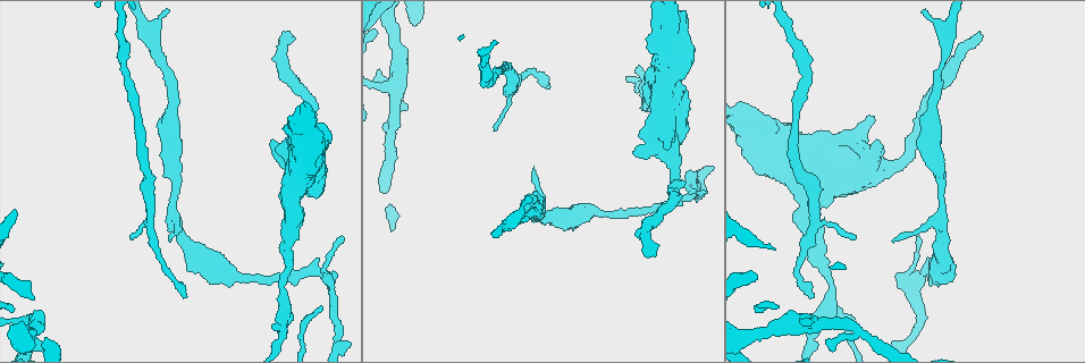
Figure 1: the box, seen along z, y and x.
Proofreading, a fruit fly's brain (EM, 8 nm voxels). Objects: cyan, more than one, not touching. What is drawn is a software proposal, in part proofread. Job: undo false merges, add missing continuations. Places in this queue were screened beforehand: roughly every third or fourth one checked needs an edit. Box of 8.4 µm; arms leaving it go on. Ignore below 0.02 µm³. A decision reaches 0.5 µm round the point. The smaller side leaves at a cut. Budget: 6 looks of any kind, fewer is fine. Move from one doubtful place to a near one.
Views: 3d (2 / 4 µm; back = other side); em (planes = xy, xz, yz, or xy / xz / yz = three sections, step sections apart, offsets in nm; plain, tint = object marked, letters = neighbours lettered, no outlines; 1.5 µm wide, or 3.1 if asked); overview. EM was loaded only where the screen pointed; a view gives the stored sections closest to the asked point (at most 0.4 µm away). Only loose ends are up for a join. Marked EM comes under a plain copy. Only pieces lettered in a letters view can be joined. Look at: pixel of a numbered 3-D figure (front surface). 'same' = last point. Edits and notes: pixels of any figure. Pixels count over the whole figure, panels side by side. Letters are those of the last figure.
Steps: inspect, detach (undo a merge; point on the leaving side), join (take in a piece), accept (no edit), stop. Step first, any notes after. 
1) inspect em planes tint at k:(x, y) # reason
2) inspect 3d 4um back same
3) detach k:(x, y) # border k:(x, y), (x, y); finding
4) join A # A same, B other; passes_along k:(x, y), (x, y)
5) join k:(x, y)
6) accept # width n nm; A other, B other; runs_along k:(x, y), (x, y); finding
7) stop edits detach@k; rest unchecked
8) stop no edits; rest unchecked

inspect 3d 2um back at 1:(547, 86) # free end

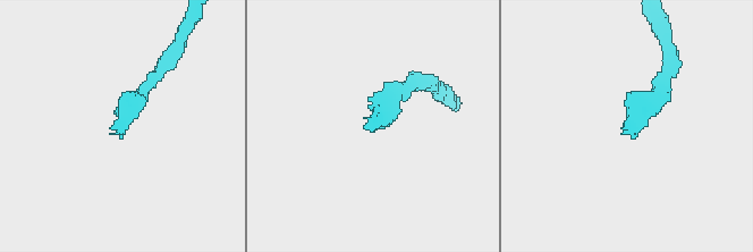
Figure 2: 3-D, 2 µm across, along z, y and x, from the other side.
inspect em xz step 4 tint at 2:(636, 134) # now the EM

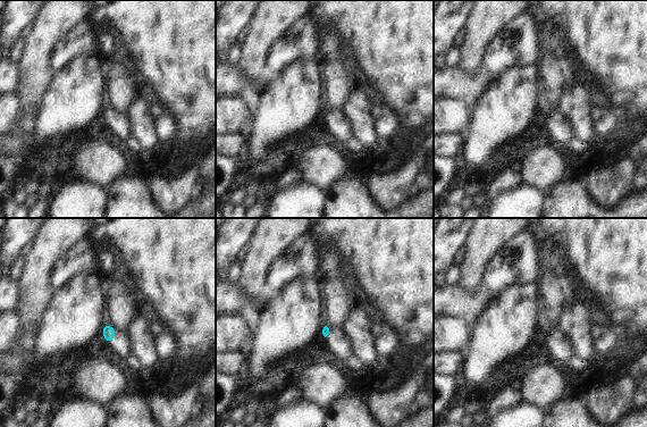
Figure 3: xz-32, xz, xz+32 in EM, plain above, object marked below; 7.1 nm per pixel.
inspect em xz step 4 letters same

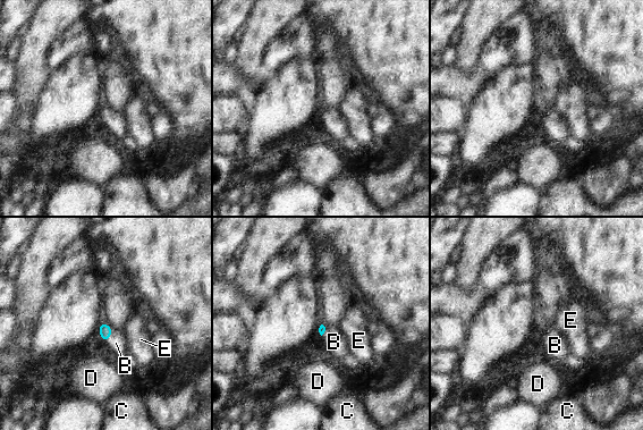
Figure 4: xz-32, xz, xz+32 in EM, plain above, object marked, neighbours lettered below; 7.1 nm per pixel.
join B # B same, C other, D other, E other; passes_along 4:(106, 331), (110, 336), (116, 343); it goes on there

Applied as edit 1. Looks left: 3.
inspect 3d 4um at 1:(395, 86) # small branch off a trunk

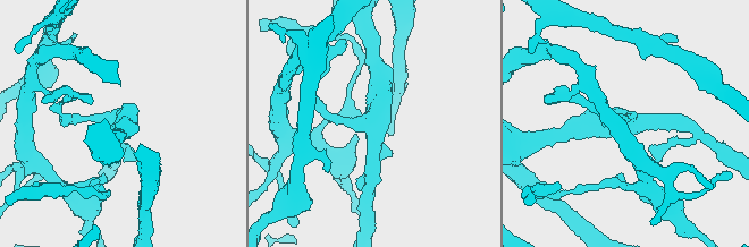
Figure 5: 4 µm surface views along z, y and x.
inspect em yz step 4 letters at 5:(372, 121) # need the tissue

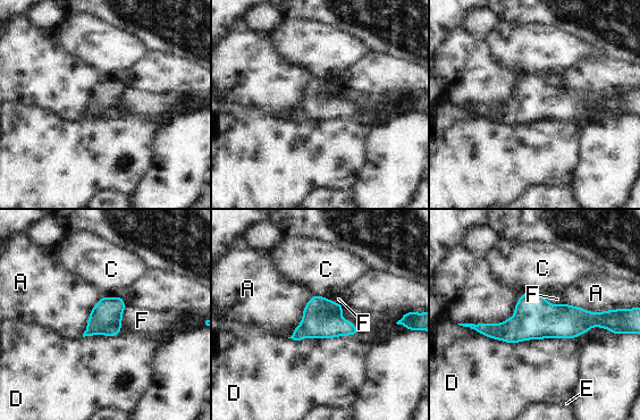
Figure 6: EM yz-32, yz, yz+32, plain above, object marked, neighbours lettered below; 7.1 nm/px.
inspect em planes letters same

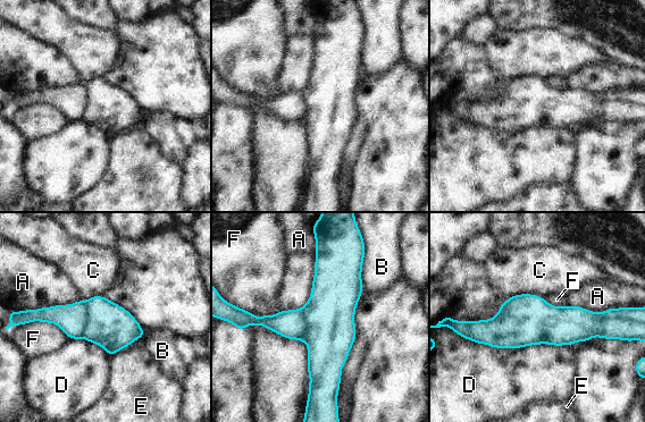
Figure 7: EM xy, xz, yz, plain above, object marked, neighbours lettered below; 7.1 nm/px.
detach 7:(72, 319) # width 320 nm; A other, B other, C other, D other, E other, F other; border 7:(82, 301), (86, 309), (83, 336); two neurons meet here

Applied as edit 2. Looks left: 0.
stop edits join@4, detach@7; rest unchecked

